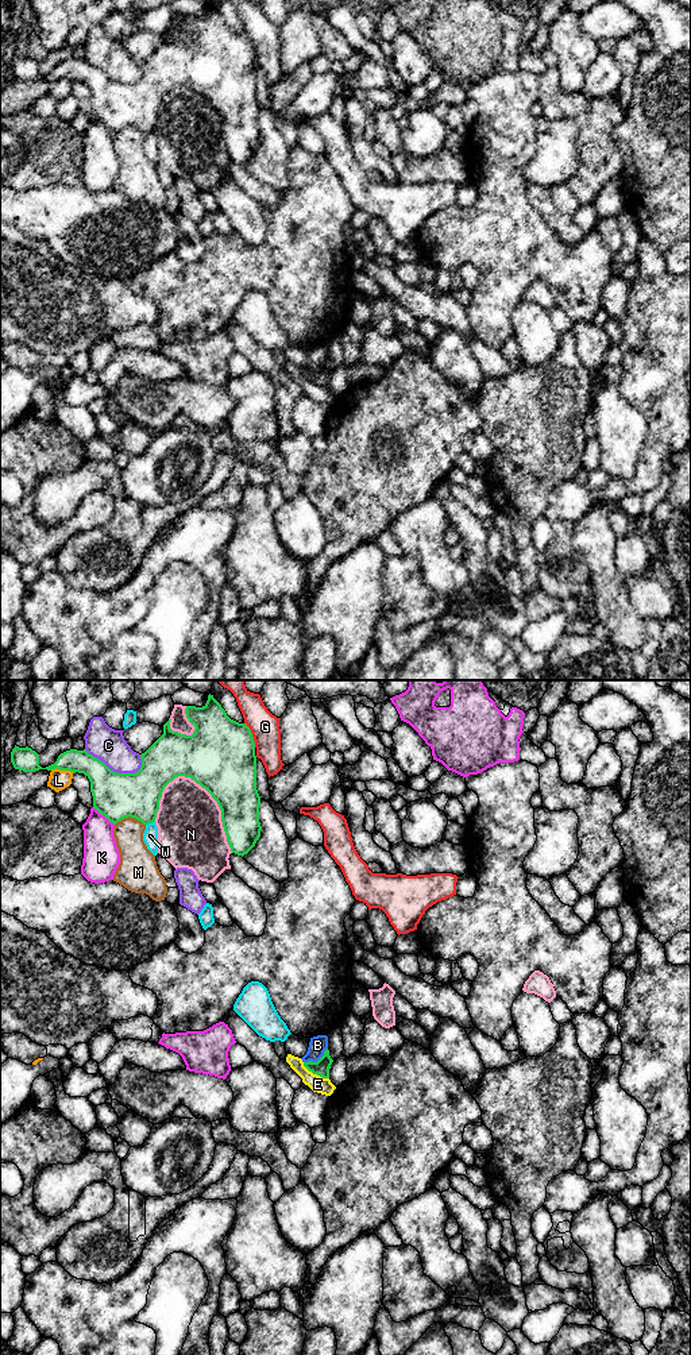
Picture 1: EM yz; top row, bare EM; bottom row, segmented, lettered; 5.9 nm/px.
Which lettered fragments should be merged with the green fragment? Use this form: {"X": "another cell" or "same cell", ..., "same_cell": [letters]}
{"B": "another cell", "C": "another cell", "E": "another cell", "G": "another cell", "K": "another cell", "L": "another cell", "M": "another cell", "N": "another cell", "W": "another cell", "same_cell": []}

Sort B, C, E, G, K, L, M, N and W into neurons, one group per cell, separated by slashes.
B / C / E L / G / K / M / N / W

